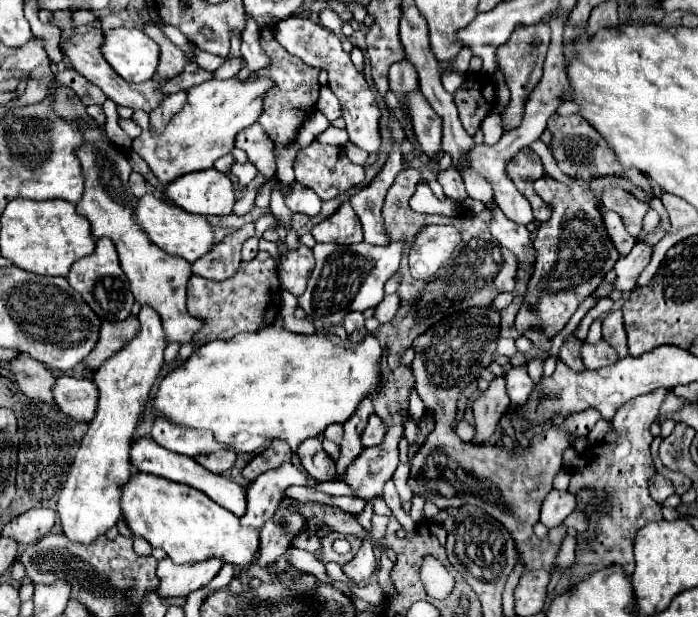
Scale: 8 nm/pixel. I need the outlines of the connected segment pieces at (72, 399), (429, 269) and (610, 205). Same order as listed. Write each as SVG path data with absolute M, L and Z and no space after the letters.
M60 375L52 385L58 407L78 421L90 421L96 411L96 385L90 379L74 379Z
M424 227L410 251L410 271L416 279L432 277L460 245L460 233L452 227Z
M606 187L604 193L602 193L602 205L606 209L612 209L616 211L622 221L624 221L624 227L626 231L634 237L634 239L640 239L640 233L642 233L642 219L646 215L646 211L650 209L648 203L642 203L642 201L636 201L628 191L624 191L622 187Z

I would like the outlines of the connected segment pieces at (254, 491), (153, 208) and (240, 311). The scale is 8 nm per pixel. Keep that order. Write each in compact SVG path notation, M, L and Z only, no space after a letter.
M284 463L282 469L262 473L248 489L248 507L240 517L240 525L262 529L264 523L274 517L278 501L282 499L282 489L288 485L306 485L306 473L292 463Z
M146 193L144 197L138 199L138 205L134 207L134 219L140 225L140 229L150 237L150 241L154 245L158 245L160 249L164 249L170 255L184 257L190 263L194 263L198 257L208 253L212 249L212 245L214 245L212 229L210 229L210 223L206 221L206 217L190 215L184 209L172 207L164 199L156 199L150 193Z
M258 251L252 261L240 263L236 275L224 281L212 281L200 275L192 275L188 281L186 307L190 315L206 319L206 327L196 333L196 347L212 339L232 339L238 333L258 331L272 325L280 311L280 283L276 259L266 251Z

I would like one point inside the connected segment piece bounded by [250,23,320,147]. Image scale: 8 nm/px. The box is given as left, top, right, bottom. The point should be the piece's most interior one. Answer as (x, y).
(296, 86)

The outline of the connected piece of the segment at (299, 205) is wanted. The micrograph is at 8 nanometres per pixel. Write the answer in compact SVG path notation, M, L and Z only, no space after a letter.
M294 181L290 185L290 191L286 193L286 207L294 213L304 213L308 217L314 217L320 213L320 205L322 201L316 195L310 195L310 189L300 185L298 181Z

